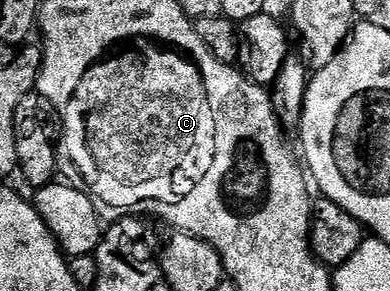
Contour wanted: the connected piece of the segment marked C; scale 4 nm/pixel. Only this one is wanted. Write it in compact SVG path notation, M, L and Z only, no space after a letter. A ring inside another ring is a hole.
M174 51L171 57L166 53L160 54L158 61L152 62L151 65L121 65L118 61L110 60L103 59L90 68L84 75L80 87L76 87L72 99L64 107L64 113L66 113L66 149L70 152L75 167L82 172L83 179L87 181L85 184L91 190L99 189L104 200L114 201L115 207L122 209L118 211L133 210L130 208L133 207L134 201L177 202L189 195L196 187L196 183L200 183L200 179L204 179L204 175L208 175L208 171L216 159L216 119L212 111L212 103L208 99L202 71L194 64L193 60L187 59L178 51Z

